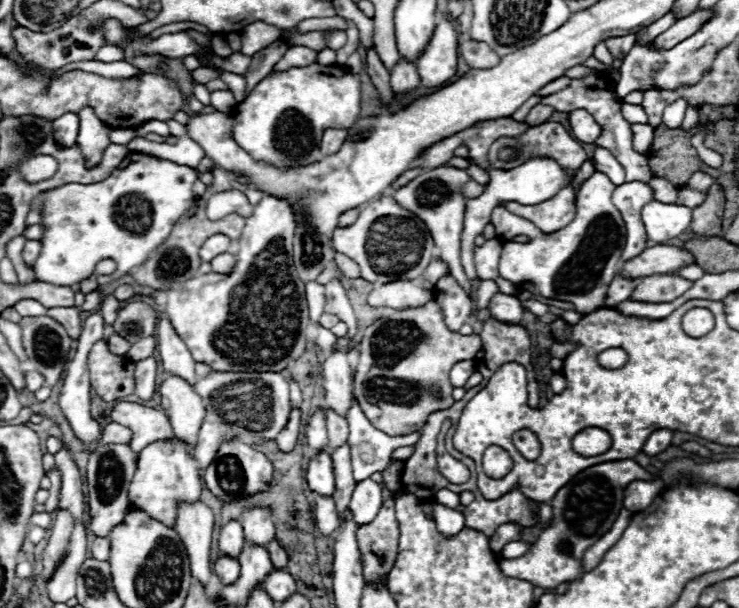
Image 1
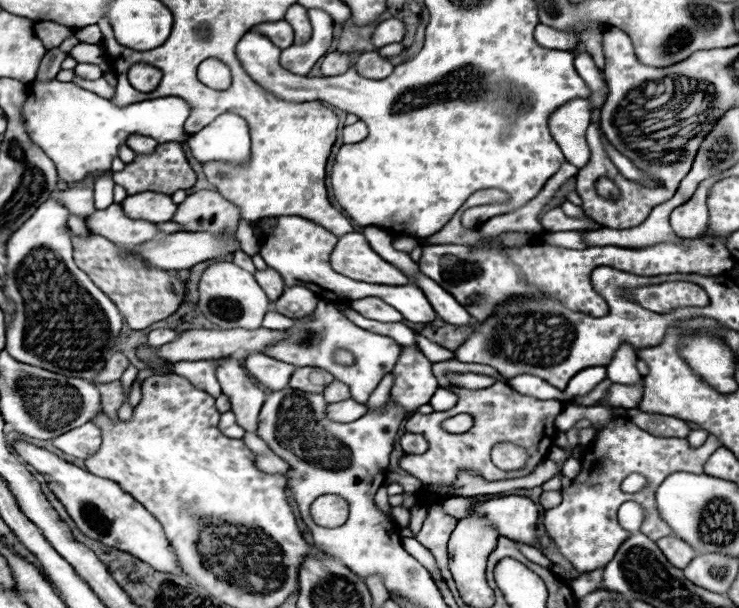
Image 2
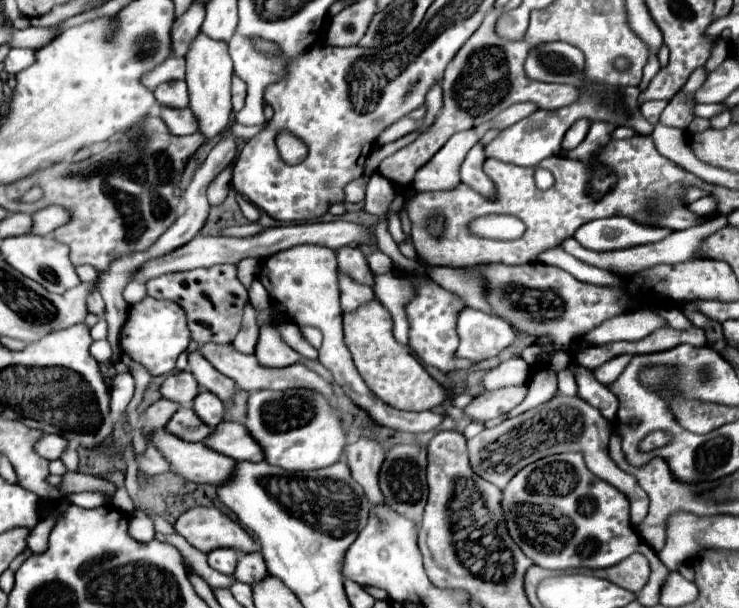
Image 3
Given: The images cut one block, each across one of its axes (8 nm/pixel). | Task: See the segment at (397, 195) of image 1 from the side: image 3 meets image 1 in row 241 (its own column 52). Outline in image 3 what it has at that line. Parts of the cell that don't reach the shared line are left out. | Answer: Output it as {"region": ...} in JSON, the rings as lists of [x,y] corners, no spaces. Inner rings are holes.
{"region":[[[42,434],[42,438],[38,438],[38,442],[34,444],[34,452],[46,460],[58,460],[64,454],[66,446],[66,438],[58,434]]]}

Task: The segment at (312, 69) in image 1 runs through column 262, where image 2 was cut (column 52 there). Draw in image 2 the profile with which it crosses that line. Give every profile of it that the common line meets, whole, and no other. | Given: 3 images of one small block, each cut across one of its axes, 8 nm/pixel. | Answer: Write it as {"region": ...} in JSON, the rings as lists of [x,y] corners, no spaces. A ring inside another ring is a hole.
{"region":[[[32,80],[28,84],[28,98],[22,106],[22,122],[30,138],[52,158],[58,168],[58,178],[64,182],[84,182],[86,178],[96,178],[104,172],[110,172],[112,160],[118,158],[118,148],[126,144],[132,134],[146,134],[158,144],[164,142],[184,142],[184,120],[190,116],[192,106],[178,96],[144,100],[128,106],[116,106],[108,98],[102,98],[94,92],[88,92],[74,82],[58,82],[58,80]]]}

